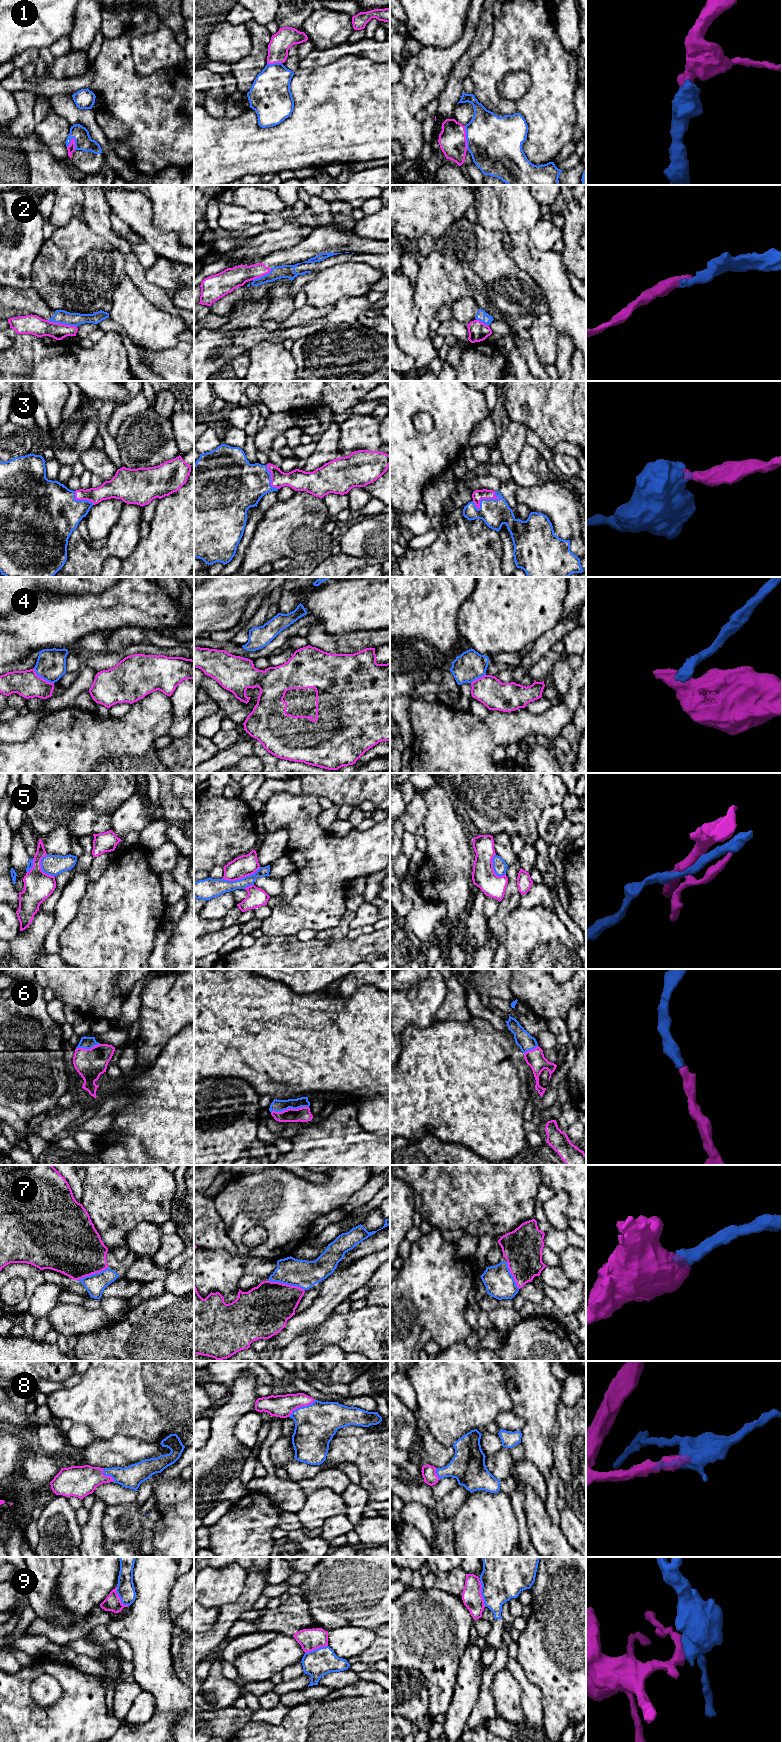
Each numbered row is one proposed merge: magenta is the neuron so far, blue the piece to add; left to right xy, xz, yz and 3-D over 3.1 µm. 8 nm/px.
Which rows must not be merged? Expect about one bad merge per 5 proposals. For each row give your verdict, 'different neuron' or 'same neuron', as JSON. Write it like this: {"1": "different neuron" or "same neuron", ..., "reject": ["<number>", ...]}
{"1": "same neuron", "2": "different neuron", "3": "same neuron", "4": "different neuron", "5": "different neuron", "6": "same neuron", "7": "same neuron", "8": "same neuron", "9": "different neuron", "reject": ["2", "4", "5", "9"]}

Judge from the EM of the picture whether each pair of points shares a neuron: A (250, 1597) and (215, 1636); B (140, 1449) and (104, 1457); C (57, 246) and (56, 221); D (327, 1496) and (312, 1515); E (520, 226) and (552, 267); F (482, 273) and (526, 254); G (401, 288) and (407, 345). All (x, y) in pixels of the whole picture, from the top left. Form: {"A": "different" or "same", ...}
{"A": "same", "B": "same", "C": "different", "D": "same", "E": "same", "F": "different", "G": "same"}

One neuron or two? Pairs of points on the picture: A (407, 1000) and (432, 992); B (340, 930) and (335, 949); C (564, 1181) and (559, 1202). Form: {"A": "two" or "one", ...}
{"A": "one", "B": "two", "C": "two"}

